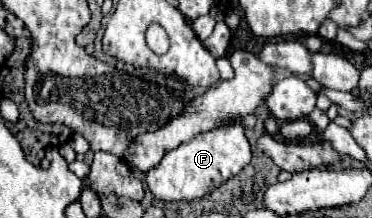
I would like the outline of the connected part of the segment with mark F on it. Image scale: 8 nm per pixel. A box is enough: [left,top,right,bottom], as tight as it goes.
[145,125,251,201]

